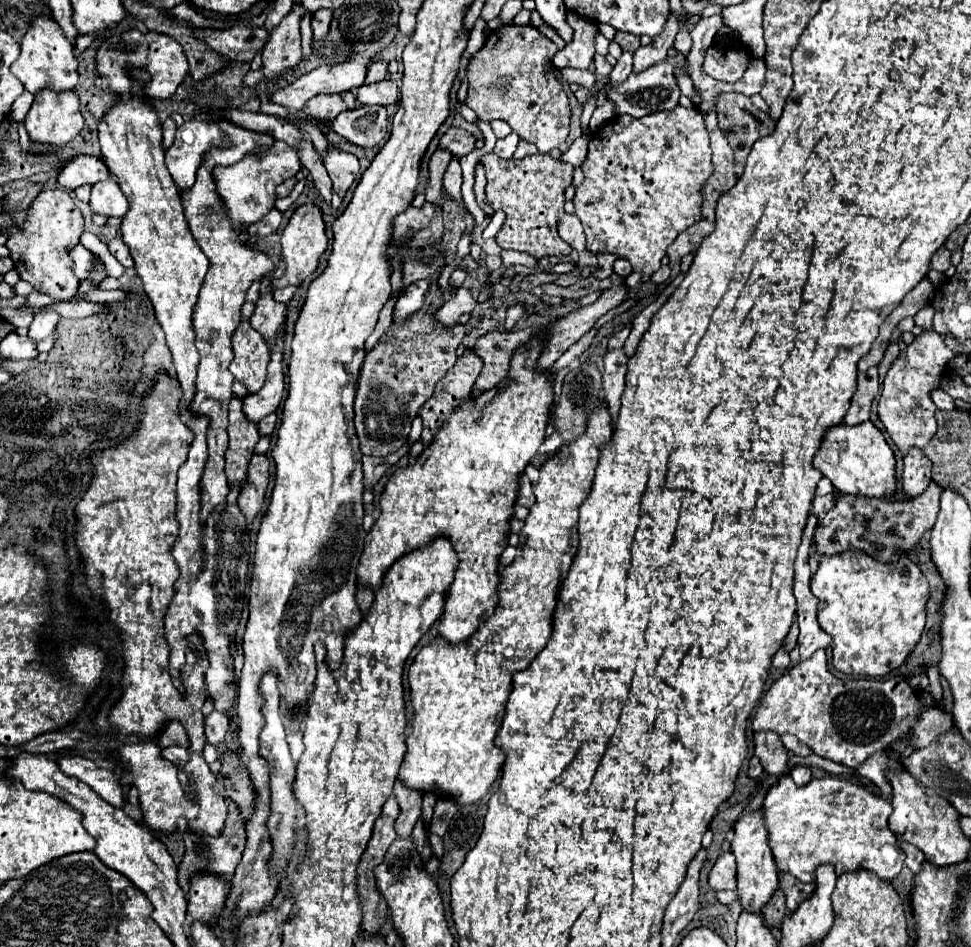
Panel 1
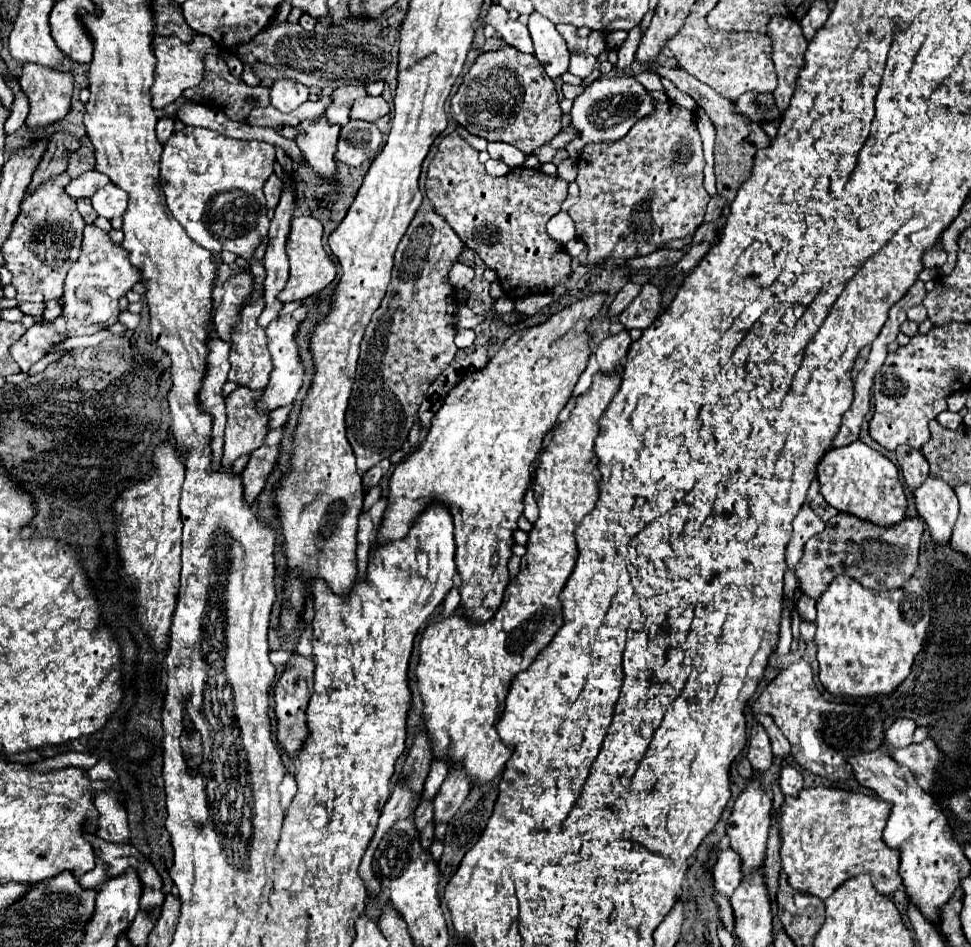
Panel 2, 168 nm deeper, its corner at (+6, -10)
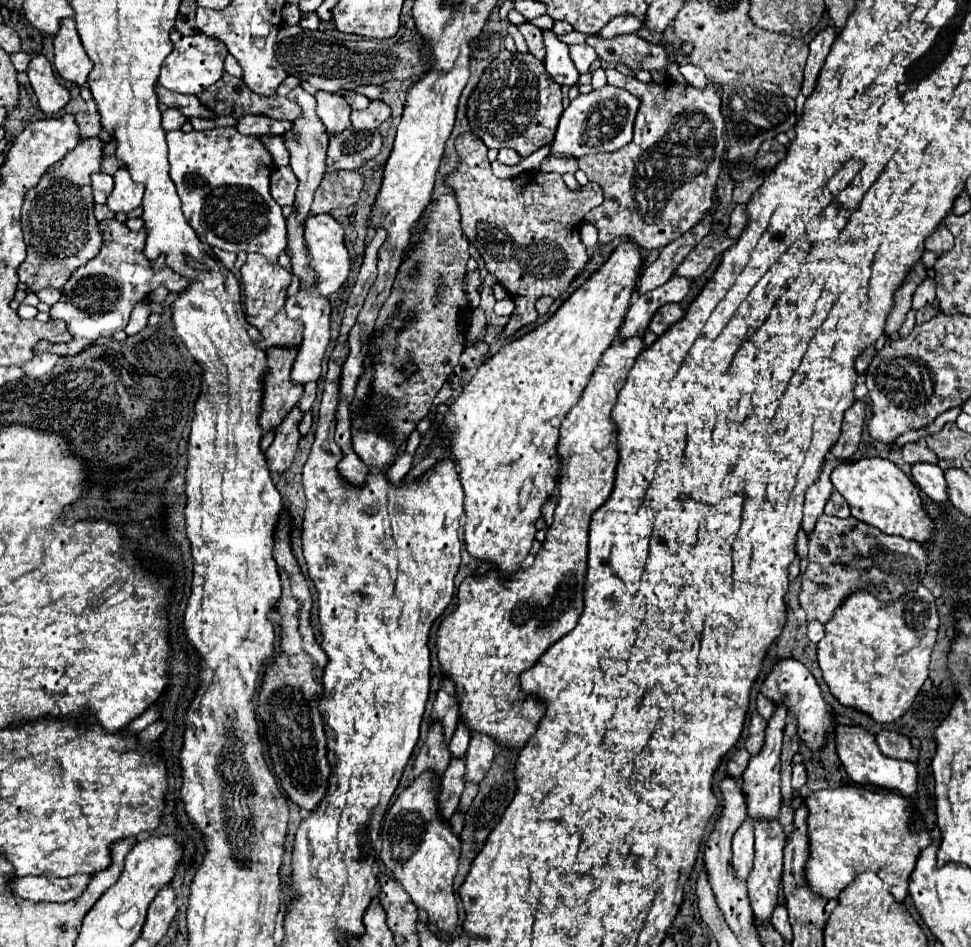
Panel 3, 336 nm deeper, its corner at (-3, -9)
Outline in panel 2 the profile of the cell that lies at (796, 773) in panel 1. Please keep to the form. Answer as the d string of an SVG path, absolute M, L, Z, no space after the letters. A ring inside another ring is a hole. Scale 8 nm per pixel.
M783 767L779 777L779 787L785 795L797 795L803 789L803 777L793 767Z

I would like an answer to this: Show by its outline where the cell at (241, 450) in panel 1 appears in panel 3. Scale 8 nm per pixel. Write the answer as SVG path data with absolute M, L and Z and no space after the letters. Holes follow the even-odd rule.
M270 348L266 350L270 376L264 378L264 410L260 416L260 426L266 432L274 430L288 410L302 398L304 386L292 382L290 372L298 348Z

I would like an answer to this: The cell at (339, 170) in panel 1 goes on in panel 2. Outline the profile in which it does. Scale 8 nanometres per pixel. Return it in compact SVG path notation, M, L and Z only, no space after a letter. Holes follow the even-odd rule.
M321 115L321 119L311 119L311 121L301 121L299 131L303 131L301 135L297 135L297 145L303 151L307 163L311 165L311 169L321 177L321 179L335 179L337 177L337 167L335 167L335 147L337 147L337 139L339 139L339 131L341 127L337 125L329 125L325 123L325 117Z

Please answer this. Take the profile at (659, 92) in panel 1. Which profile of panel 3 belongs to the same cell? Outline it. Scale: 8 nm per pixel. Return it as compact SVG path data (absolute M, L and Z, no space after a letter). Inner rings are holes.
M602 86L590 94L580 94L560 116L552 152L580 158L584 154L614 152L632 140L632 126L638 112L638 98L616 86Z

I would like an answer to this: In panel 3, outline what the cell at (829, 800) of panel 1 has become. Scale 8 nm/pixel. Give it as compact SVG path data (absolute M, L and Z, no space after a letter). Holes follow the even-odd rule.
M842 786L836 790L818 790L804 800L808 808L810 860L806 878L810 888L824 898L838 898L848 882L860 872L876 872L888 886L892 896L902 902L908 894L908 878L916 866L918 854L932 844L928 830L914 830L908 812L908 800L896 792L880 794L858 786Z

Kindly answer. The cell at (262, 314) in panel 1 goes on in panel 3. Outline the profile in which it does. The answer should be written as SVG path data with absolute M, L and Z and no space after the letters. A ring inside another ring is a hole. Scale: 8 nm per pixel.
M294 88L288 94L290 100L294 100L298 106L302 106L302 122L294 122L292 130L286 132L284 142L286 148L290 152L290 168L294 172L294 176L298 178L298 192L296 192L296 204L298 204L298 218L306 220L310 206L312 206L312 198L314 198L314 190L318 188L318 182L322 180L324 172L326 172L326 148L328 148L328 136L326 136L326 128L320 124L316 112L314 112L314 96L308 94L304 88ZM294 130L298 130L302 142L290 142L290 134L294 134Z

